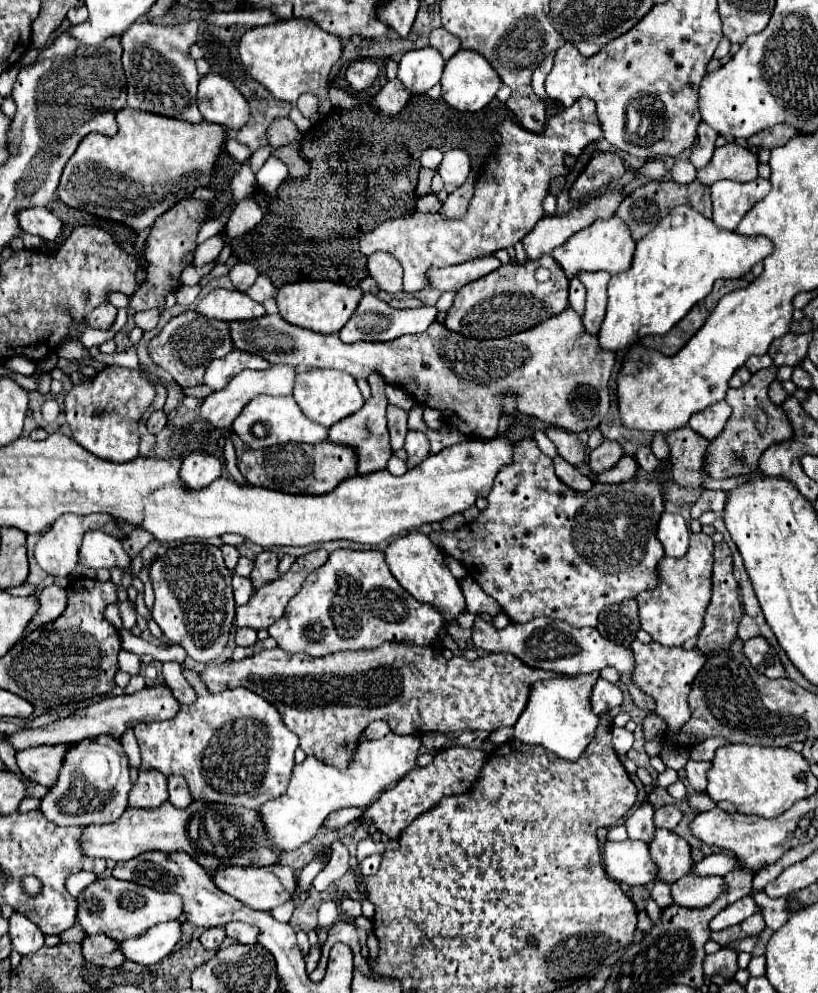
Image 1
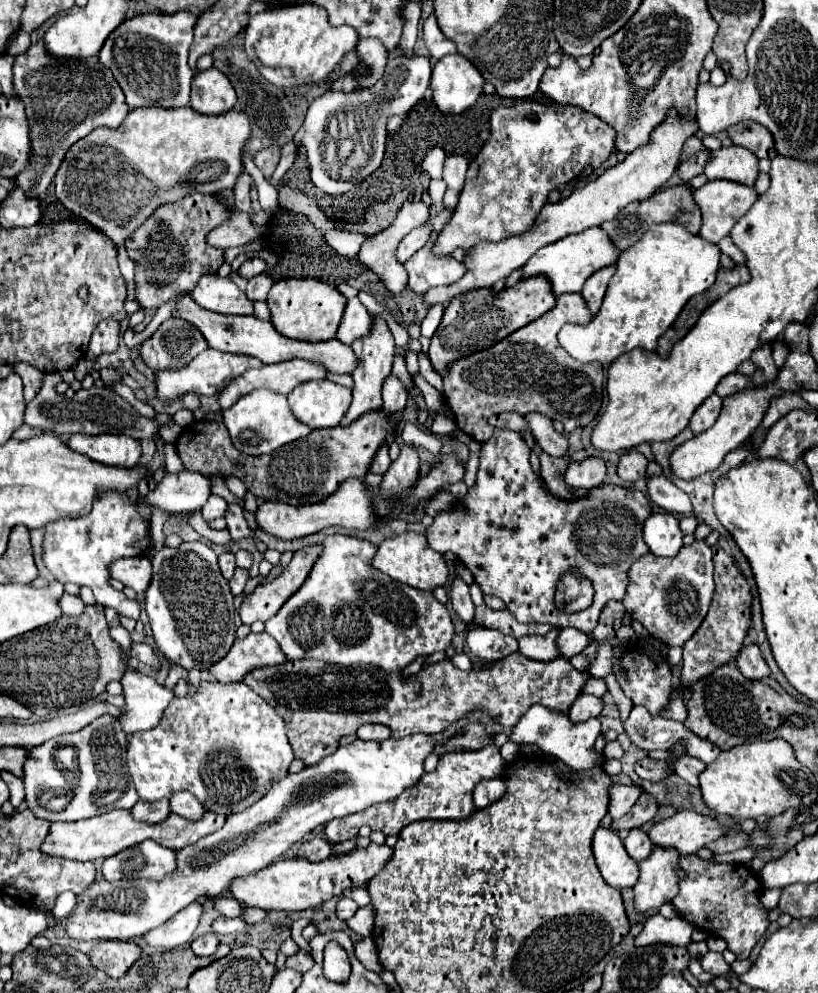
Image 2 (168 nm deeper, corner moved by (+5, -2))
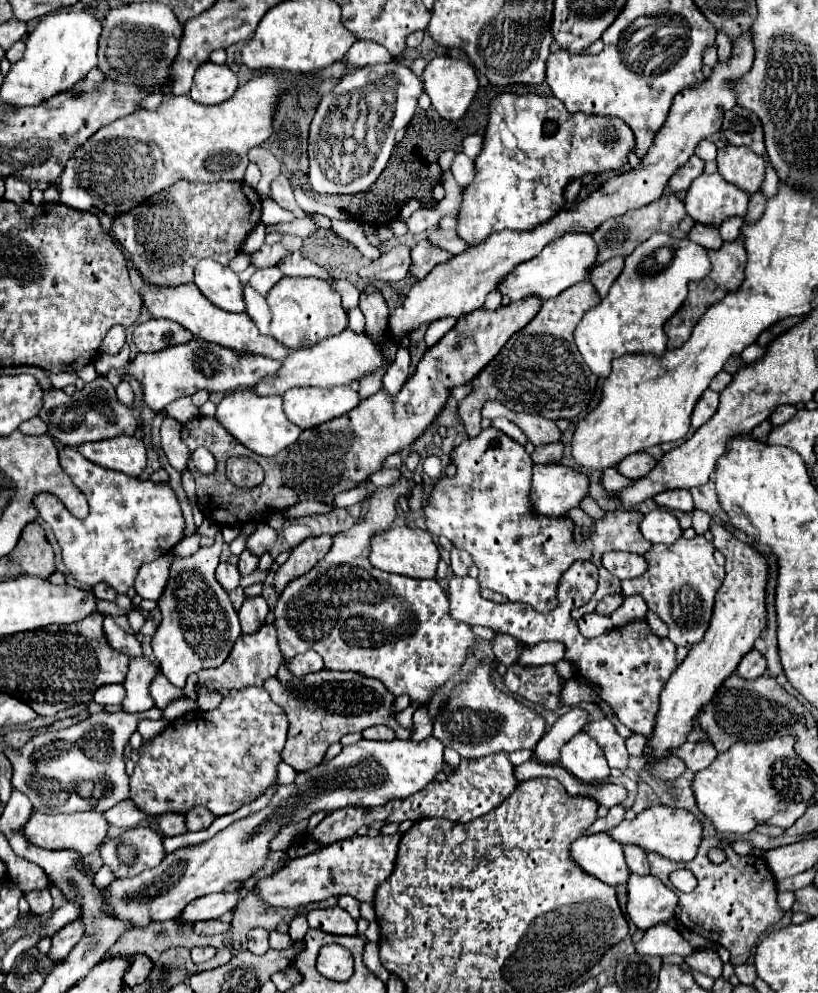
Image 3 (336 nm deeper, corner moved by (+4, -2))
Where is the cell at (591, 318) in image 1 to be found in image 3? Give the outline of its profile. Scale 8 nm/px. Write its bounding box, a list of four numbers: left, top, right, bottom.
[590,258,624,298]

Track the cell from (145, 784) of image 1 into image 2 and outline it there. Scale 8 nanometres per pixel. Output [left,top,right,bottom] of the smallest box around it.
[131,798,171,824]

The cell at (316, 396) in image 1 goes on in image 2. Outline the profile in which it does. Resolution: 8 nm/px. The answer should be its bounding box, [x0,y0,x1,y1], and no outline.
[289,380,351,428]

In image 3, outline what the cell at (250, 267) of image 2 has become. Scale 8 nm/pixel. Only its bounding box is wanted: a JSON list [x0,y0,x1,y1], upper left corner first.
[252,242,288,268]

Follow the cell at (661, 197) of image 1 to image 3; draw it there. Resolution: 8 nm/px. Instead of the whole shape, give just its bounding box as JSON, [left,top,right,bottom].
[592,196,694,266]

